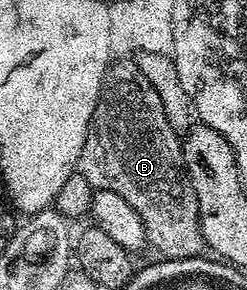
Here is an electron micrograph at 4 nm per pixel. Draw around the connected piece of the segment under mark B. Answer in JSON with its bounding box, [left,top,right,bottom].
[77,67,204,260]

